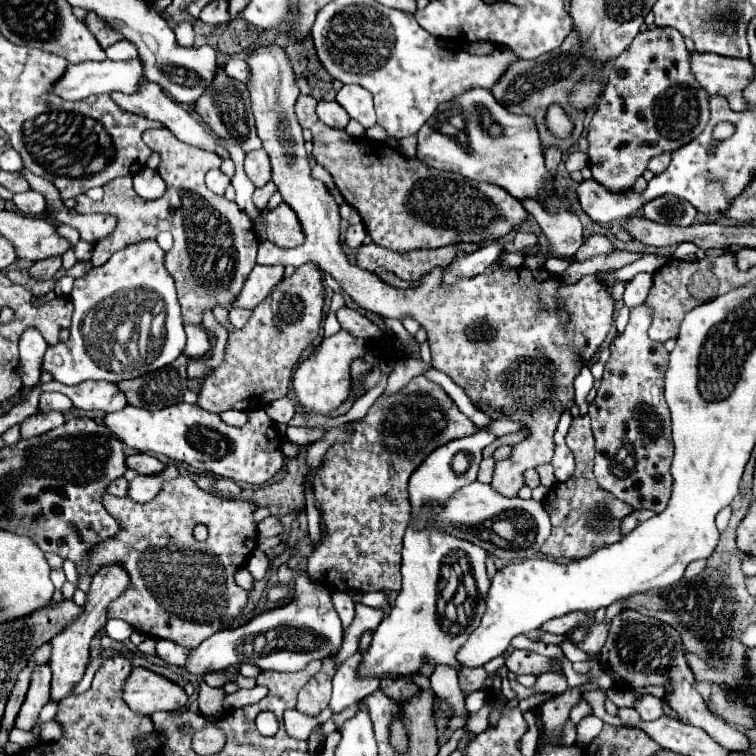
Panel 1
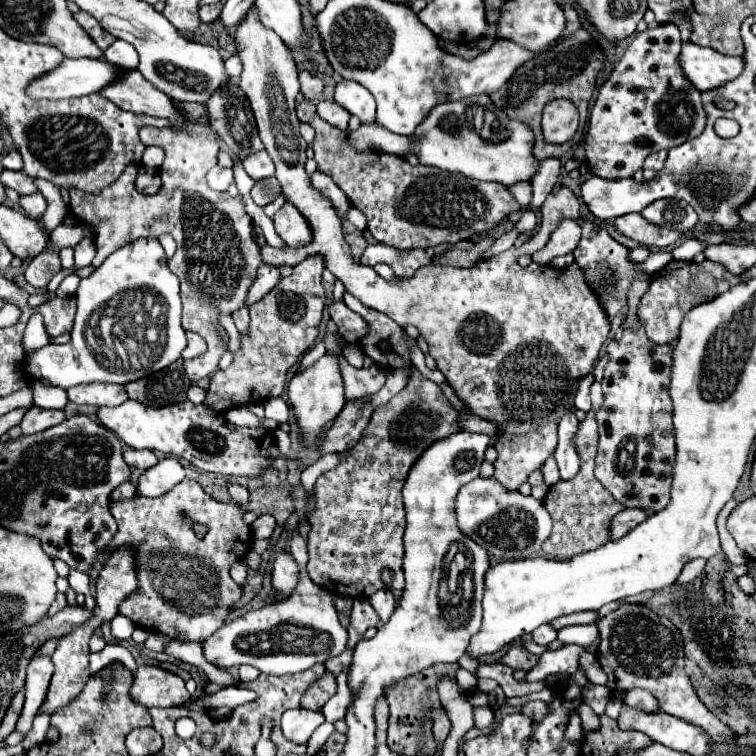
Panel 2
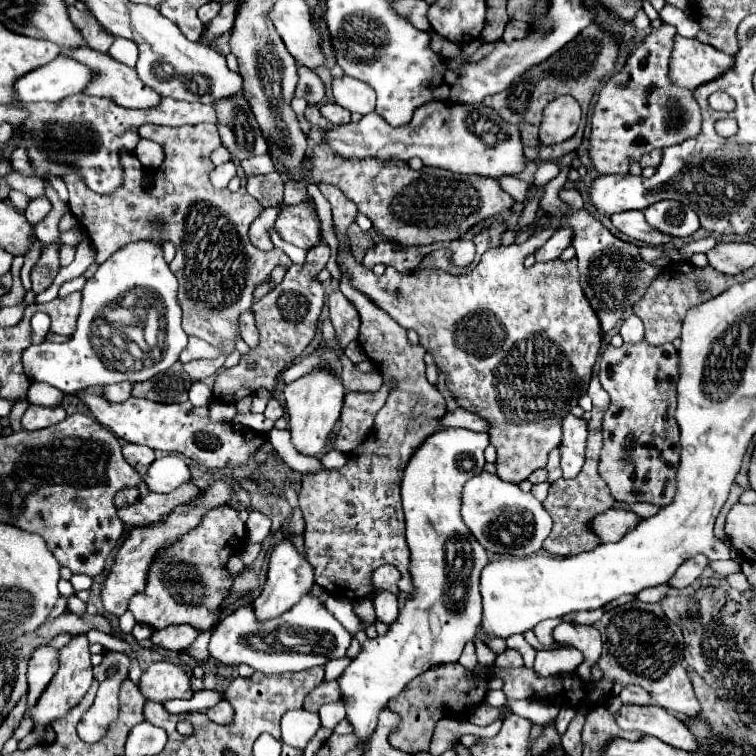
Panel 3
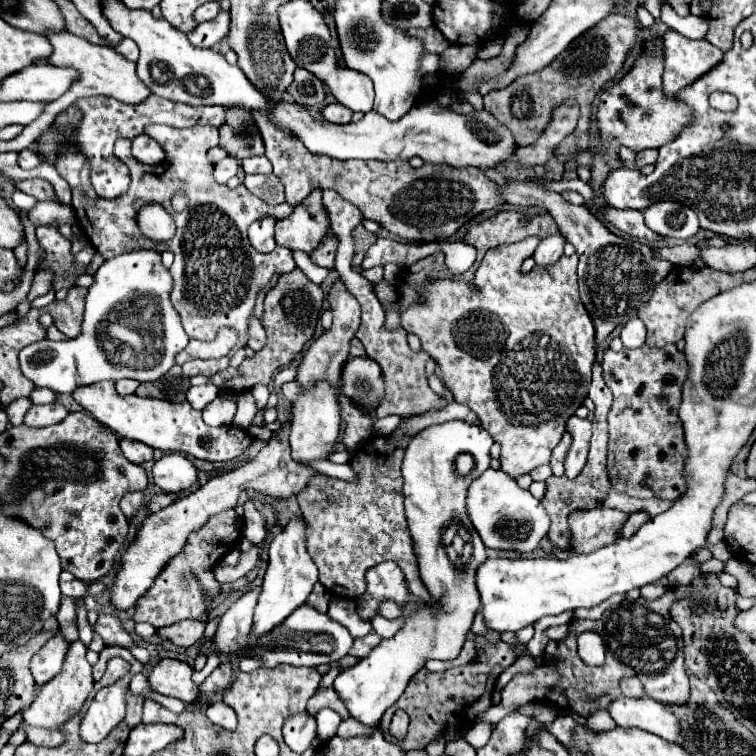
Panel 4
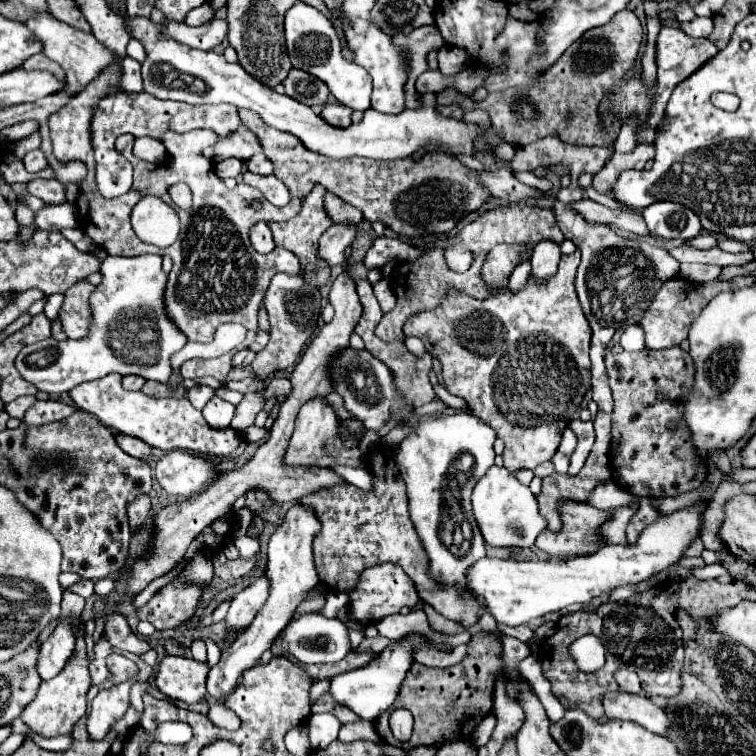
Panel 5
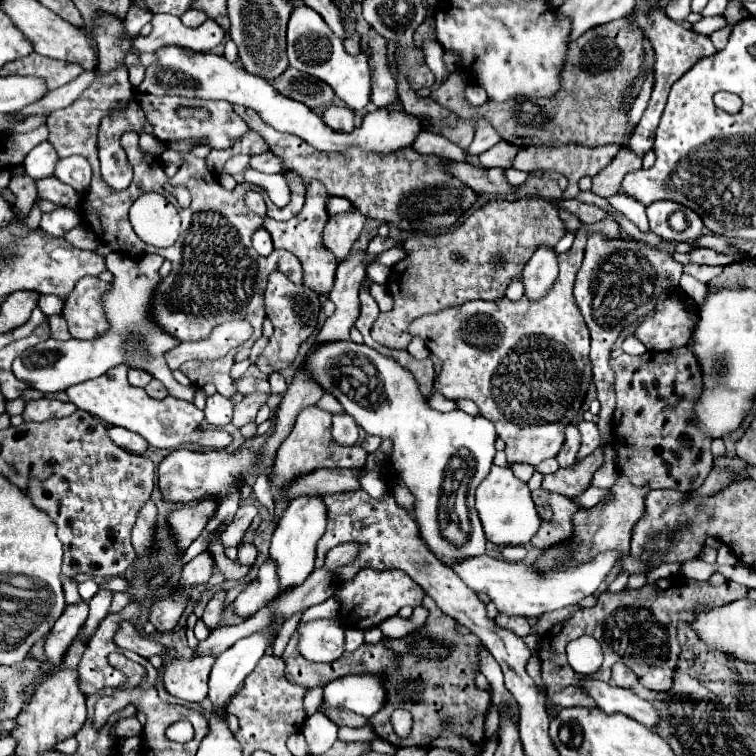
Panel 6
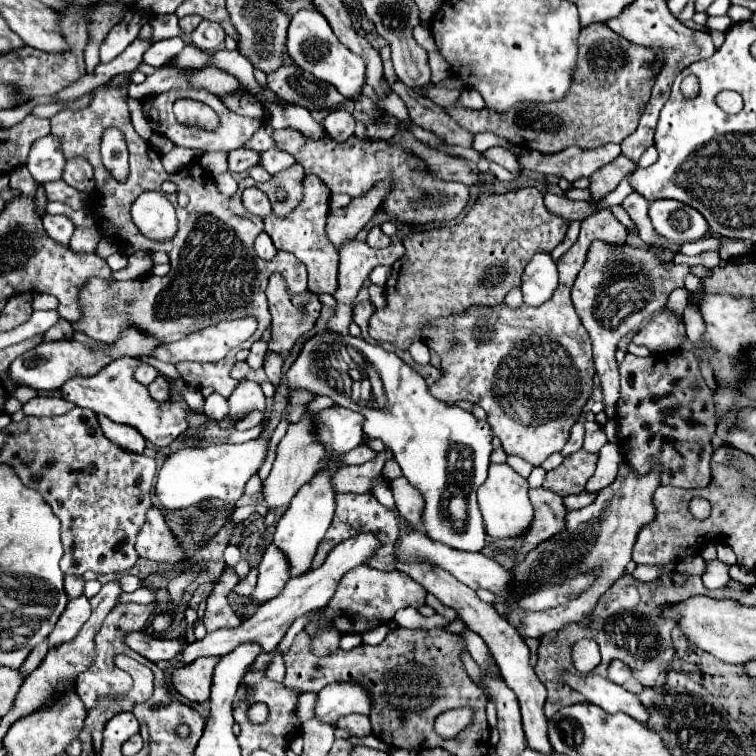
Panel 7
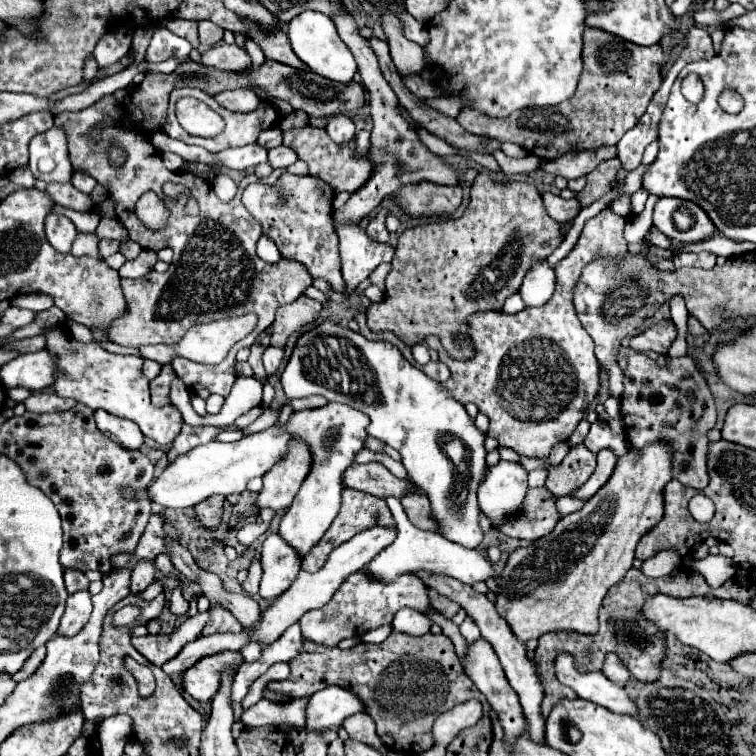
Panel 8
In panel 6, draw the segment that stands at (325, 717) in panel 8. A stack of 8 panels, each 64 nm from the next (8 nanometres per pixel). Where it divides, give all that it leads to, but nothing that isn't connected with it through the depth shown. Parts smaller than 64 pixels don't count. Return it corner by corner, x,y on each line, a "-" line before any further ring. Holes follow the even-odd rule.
348,674
336,678
324,688
324,702
330,706
342,706
364,718
374,716
386,704
384,676
380,674

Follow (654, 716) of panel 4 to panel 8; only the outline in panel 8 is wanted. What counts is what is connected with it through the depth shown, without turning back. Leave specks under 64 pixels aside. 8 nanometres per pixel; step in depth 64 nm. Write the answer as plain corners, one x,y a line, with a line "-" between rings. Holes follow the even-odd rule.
560,654
556,658
556,678
570,686
580,698
590,700
598,706
608,708
610,712
638,716
638,706
626,694
620,684
610,682
602,672
580,672
574,668
572,656

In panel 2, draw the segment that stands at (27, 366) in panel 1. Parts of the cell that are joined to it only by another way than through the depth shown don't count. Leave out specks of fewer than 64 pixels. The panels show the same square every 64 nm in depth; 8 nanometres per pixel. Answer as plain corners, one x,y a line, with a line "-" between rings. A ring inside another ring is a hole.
34,314
24,330
24,338
22,338
22,346
24,346
24,352
30,354
42,346
50,344
50,338
46,336
46,330
44,330
44,324
42,324
42,316

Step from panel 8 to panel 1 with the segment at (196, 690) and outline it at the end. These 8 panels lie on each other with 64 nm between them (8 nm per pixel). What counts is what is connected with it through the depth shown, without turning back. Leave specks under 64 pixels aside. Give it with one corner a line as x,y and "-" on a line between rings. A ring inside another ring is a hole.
132,668
126,684
124,684
124,694
122,700
128,704
128,708
140,716
152,716
154,712
172,712
172,710
180,710
186,706
188,696
186,692
146,670
146,668

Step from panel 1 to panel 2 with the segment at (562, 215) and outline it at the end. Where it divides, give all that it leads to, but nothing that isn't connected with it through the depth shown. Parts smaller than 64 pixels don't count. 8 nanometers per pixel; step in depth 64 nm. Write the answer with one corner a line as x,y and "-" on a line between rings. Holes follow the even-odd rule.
516,184
514,188
508,188
512,192
512,196
522,204
522,208
528,208
532,202
532,192
528,184
-
564,218
556,230
550,234
548,244
532,254
532,262
536,264
548,264
552,258
556,258
558,254
570,254
574,252
576,244
580,242
580,224
578,220
572,218

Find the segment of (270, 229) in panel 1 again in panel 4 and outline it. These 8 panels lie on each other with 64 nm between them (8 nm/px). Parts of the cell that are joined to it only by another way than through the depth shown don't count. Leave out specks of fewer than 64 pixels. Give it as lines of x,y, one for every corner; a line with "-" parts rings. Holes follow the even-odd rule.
314,190
306,200
294,206
292,214
276,222
276,232
282,232
286,244
310,246
310,252
326,234
328,218
322,210
322,190

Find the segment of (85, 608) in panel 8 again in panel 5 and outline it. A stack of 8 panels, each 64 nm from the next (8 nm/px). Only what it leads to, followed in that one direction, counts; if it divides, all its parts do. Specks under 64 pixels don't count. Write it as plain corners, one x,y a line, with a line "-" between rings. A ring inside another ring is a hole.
60,620
58,628
50,634
50,638
42,644
36,670
42,680
54,678
66,664
66,660
72,656
74,650
74,634
70,632
68,620

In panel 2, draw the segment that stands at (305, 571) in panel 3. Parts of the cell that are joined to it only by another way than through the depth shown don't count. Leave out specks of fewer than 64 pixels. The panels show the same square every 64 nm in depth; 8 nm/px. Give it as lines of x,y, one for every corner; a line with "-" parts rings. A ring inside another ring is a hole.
280,552
276,556
272,584
276,588
276,592
272,596
276,596
278,600
284,600
294,592
294,588
298,584
298,566
296,566
290,552

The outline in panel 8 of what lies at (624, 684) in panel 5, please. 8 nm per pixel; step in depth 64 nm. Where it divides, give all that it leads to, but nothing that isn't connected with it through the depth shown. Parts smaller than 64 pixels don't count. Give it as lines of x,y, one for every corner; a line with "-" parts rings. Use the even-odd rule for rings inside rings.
606,656
604,660
604,676
612,682
618,682
618,684
626,684
630,680
630,672
628,668
618,660
618,656

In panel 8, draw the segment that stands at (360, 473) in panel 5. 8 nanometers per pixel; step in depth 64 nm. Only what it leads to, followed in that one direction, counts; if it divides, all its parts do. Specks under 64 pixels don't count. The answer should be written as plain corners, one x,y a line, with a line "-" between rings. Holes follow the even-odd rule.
388,496
384,498
392,516
396,518
396,528
398,528
398,538
388,546
384,548
364,570
370,572
372,576
378,576
380,580
394,580
402,574
410,574
410,572
416,572
416,570
428,570
428,572
436,572
436,574
446,574
446,576
452,576
464,584
474,584
474,582
486,582
490,578
496,576
496,570
492,566
492,562
488,558
484,558
478,550
468,550
468,548
462,548
460,544
454,544
450,540
444,540
440,534
436,532
426,532
426,530
420,530
416,528
402,504
398,498
394,496

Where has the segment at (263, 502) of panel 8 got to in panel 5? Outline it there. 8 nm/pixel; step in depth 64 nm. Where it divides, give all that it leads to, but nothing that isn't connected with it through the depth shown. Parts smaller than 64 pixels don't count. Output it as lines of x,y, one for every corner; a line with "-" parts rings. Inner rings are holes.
316,396
302,404
295,427
290,438
284,462
286,466
330,466
330,464
348,464
348,466
364,466
364,454
360,448
346,448
342,446
340,434
338,434
338,416
334,408
326,402
324,396

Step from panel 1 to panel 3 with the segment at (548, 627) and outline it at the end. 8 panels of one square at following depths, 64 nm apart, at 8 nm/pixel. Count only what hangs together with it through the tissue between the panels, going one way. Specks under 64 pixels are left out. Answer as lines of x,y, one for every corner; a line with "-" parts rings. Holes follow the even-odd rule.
604,608
600,610
592,610
592,612
574,612
566,618
562,618
564,622
570,622
570,624
594,624
596,620
600,620
600,616
604,614

